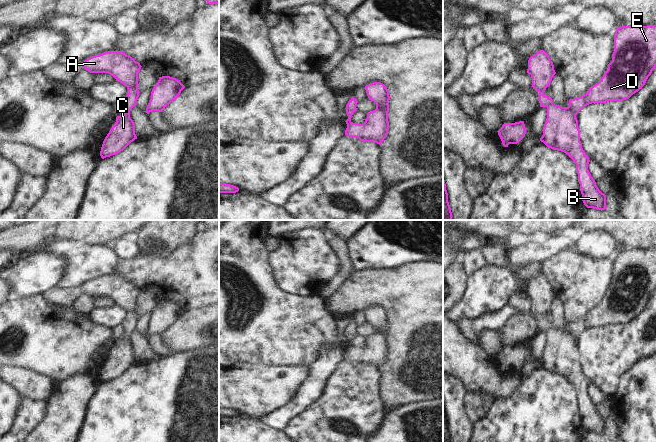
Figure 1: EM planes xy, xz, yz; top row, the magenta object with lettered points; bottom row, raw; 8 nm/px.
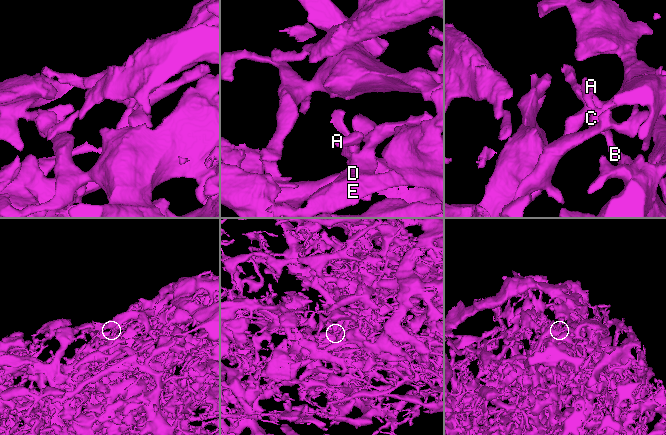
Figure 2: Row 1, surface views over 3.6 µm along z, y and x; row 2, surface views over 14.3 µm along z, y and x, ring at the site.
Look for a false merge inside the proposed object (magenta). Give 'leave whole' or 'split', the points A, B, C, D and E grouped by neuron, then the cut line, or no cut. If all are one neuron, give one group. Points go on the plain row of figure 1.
leave whole; A B C D E; no cut

